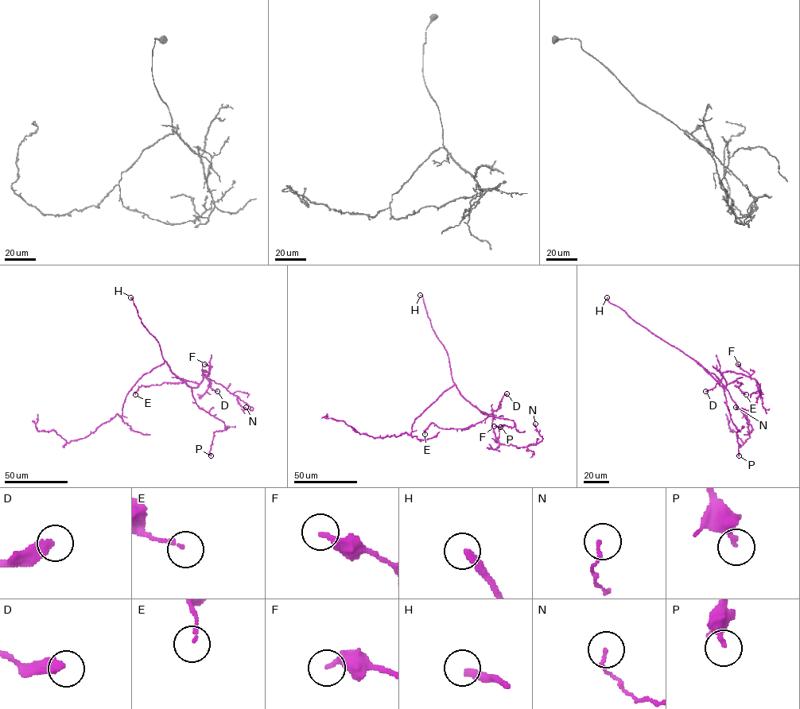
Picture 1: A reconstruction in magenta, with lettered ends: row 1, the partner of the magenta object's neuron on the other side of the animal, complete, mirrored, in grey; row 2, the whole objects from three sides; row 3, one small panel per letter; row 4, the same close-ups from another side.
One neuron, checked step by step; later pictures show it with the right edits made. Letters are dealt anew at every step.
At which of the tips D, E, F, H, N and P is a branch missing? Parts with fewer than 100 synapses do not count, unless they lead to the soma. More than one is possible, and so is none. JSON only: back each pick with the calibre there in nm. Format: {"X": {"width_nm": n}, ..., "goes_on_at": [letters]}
{"H": {"width_nm": 320}, "goes_on_at": ["H"]}

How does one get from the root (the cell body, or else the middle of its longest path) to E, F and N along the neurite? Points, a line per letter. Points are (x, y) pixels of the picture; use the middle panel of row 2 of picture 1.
E: (441, 393), (455, 385), (459, 393), (486, 412), (487, 417), (466, 429), (440, 428), (432, 423), (425, 434)
F: (441, 393), (455, 385), (480, 411), (491, 414), (492, 410), (492, 428), (498, 438), (499, 428), (494, 426)
N: (441, 393), (455, 385), (480, 411), (492, 410), (492, 428), (500, 443), (537, 444), (542, 438), (535, 424)

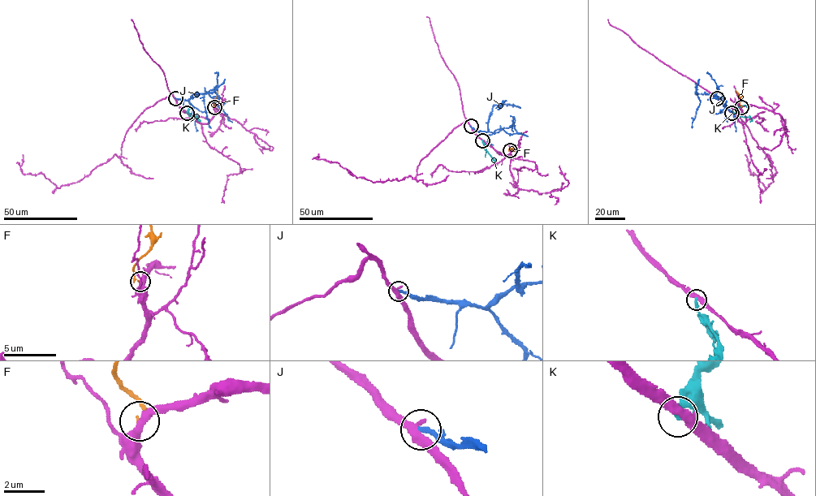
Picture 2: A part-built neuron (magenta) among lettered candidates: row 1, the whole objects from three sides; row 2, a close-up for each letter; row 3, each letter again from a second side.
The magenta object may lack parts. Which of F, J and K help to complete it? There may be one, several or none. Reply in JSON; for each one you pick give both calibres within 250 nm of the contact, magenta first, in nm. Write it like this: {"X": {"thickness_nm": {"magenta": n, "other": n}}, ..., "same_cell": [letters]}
{"same_cell": []}

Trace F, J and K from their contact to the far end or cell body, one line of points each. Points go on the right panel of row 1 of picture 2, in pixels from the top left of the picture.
F: (741, 107), (740, 97), (735, 90)
J: (717, 98), (722, 100), (722, 97), (714, 95), (696, 93), (700, 103), (692, 128)
K: (731, 113), (749, 117), (750, 122)

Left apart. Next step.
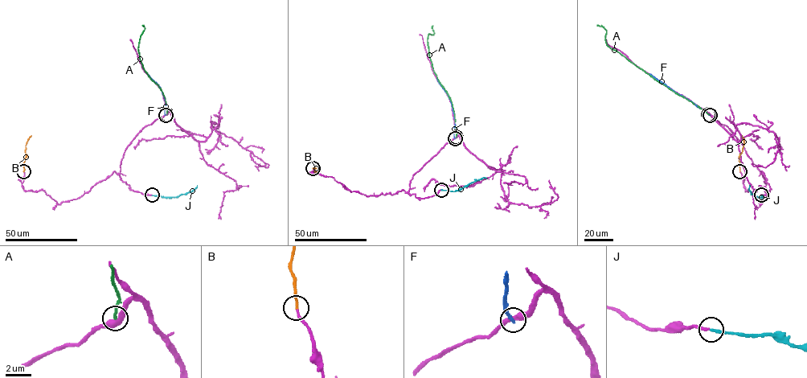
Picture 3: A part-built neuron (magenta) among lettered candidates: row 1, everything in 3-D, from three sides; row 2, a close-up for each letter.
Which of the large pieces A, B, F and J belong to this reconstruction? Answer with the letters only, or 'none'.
B, J

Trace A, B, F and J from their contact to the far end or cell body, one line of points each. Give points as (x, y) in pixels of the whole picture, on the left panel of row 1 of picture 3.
A: (167, 114), (162, 92), (149, 78), (140, 61), (138, 47), (143, 26)
B: (23, 170), (26, 143), (31, 135)
F: (165, 115), (165, 101), (161, 91), (147, 74)
J: (152, 195), (178, 197), (192, 191), (197, 185)

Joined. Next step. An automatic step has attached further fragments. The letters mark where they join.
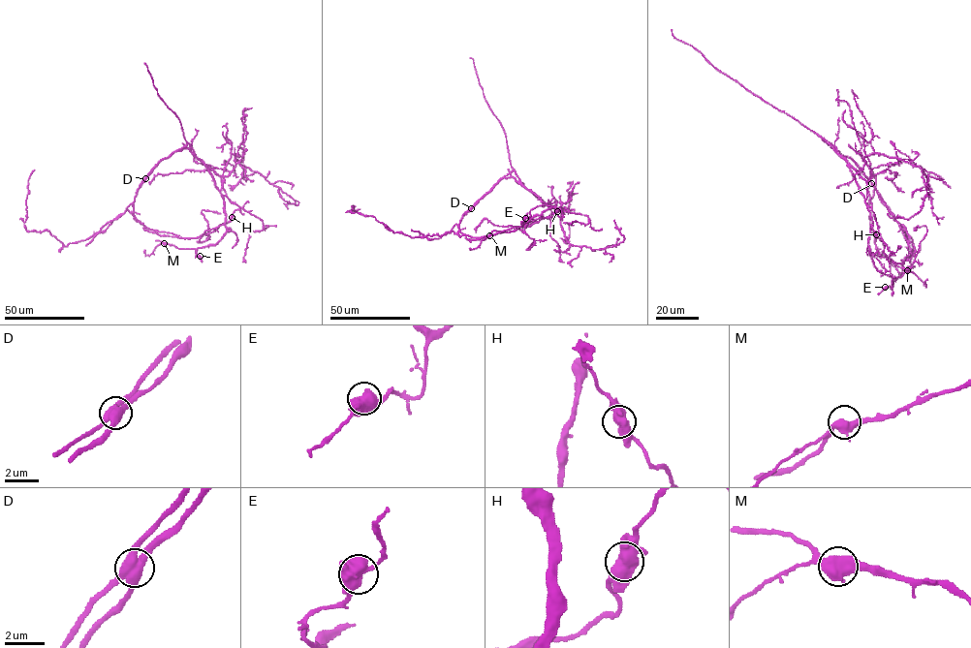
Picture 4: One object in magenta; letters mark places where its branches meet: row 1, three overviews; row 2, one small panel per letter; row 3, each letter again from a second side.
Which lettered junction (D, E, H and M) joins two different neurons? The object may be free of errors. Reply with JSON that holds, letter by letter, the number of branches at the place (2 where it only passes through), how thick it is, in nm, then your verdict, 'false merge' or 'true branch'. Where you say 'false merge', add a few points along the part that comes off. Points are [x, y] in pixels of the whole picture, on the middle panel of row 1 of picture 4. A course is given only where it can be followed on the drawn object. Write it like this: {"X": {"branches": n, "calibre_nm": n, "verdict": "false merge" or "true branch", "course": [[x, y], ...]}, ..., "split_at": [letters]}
{"D": {"branches": 3, "calibre_nm": 550, "verdict": "false merge", "course": [[471, 208], [500, 180], [509, 177], [530, 190], [549, 208], [552, 206], [519, 227], [489, 235], [470, 250]]}, "E": {"branches": 3, "calibre_nm": 480, "verdict": "true branch"}, "H": {"branches": 3, "calibre_nm": 500, "verdict": "true branch"}, "M": {"branches": 3, "calibre_nm": 480, "verdict": "true branch"}, "split_at": ["D"]}

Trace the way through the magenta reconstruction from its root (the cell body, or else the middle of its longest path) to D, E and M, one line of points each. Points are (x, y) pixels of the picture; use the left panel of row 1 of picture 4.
D: (158, 164), (145, 178)
E: (158, 164), (187, 148), (204, 165), (222, 197), (227, 231), (216, 244), (198, 248), (195, 256), (200, 256)
M: (158, 164), (174, 152), (187, 148), (204, 165), (222, 197), (227, 230), (216, 244), (197, 250), (164, 243)

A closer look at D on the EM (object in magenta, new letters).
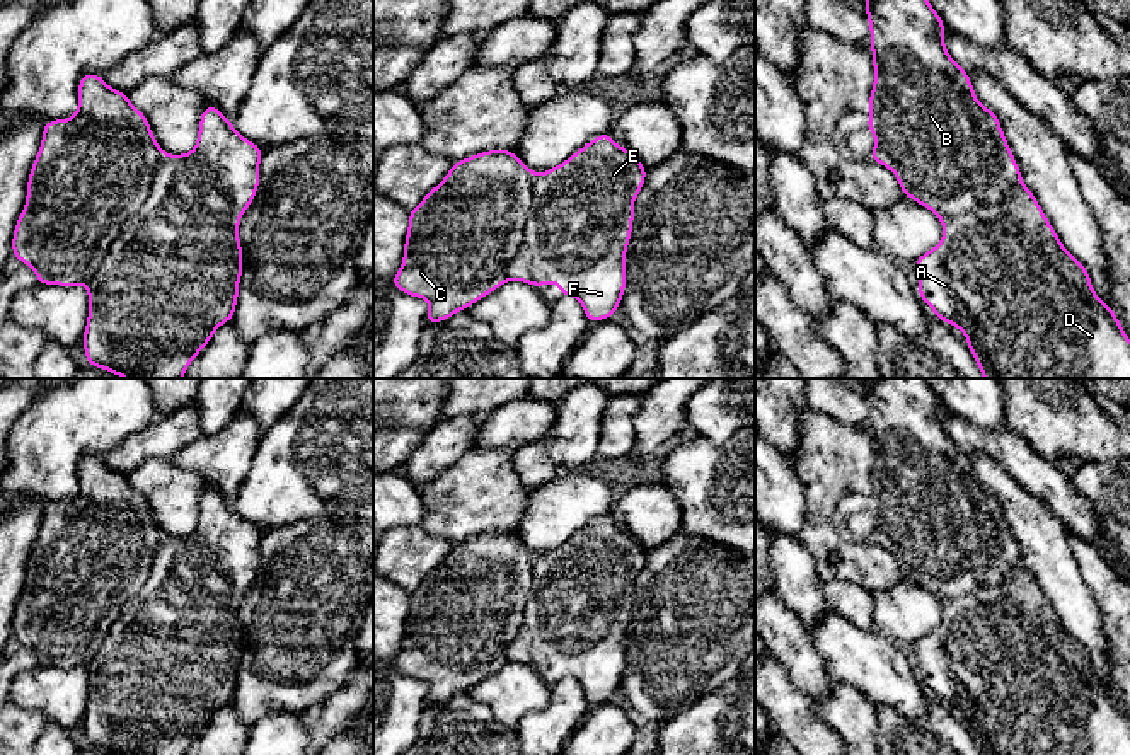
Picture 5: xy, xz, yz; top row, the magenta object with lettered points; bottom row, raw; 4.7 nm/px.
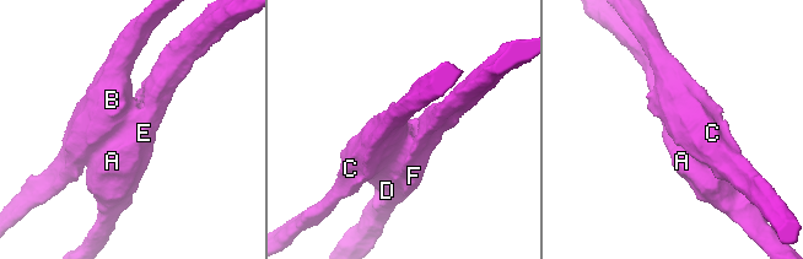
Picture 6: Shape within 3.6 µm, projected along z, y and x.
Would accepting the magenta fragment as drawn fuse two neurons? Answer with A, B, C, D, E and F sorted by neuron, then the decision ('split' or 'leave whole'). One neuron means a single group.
A D E F / B C | split

